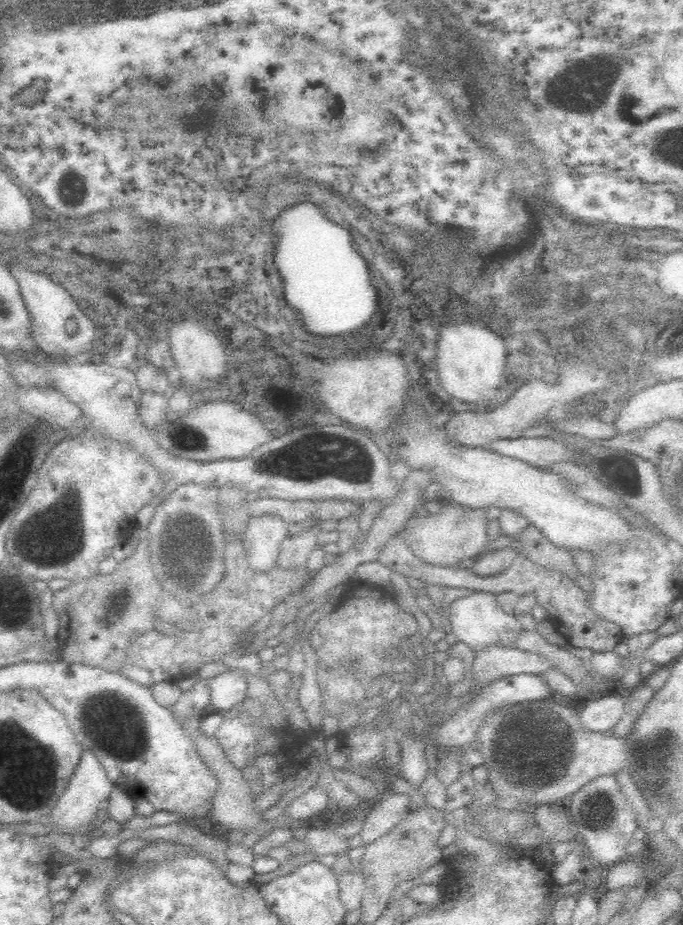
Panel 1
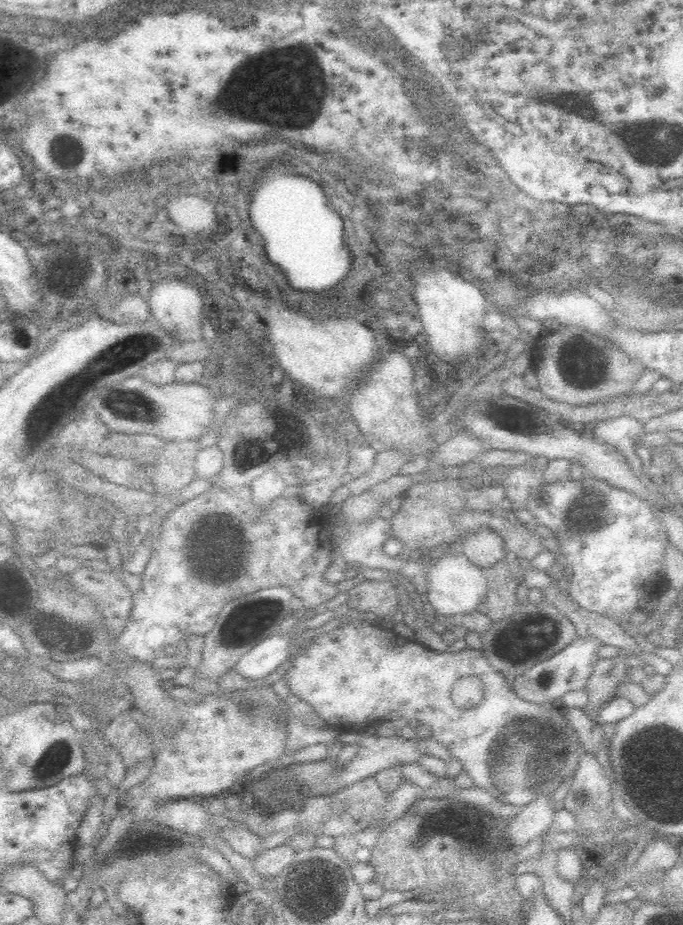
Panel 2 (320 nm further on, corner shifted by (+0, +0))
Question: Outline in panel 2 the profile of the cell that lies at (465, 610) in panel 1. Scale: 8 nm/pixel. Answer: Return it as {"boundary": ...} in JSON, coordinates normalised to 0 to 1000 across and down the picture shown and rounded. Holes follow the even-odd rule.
{"boundary":[[[653,599],[644,605],[627,610],[627,614],[627,651],[641,664],[665,666],[698,659],[712,642],[712,627],[703,612],[688,610],[679,599]]]}

